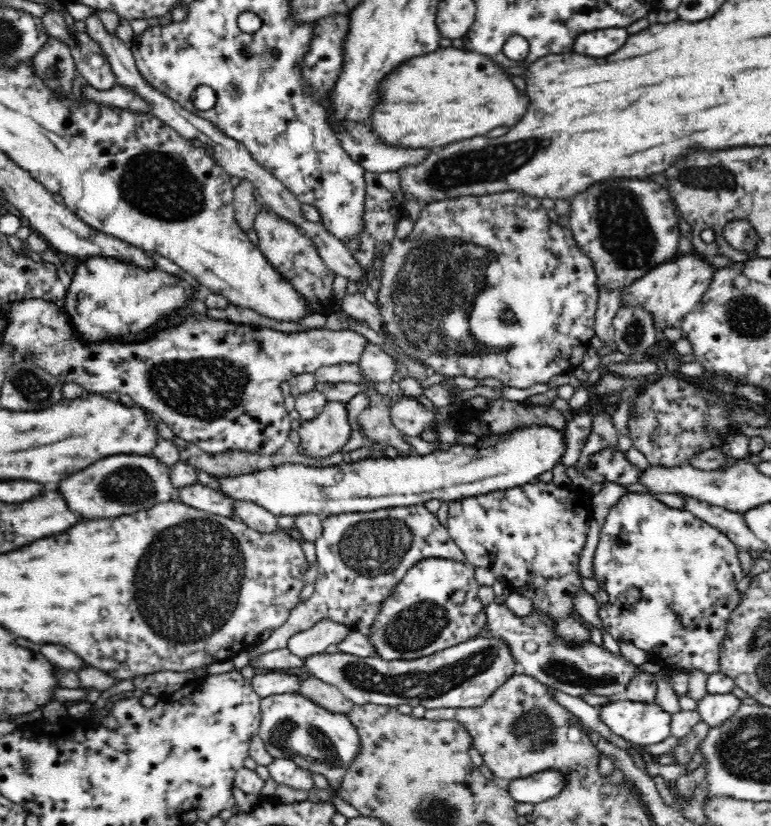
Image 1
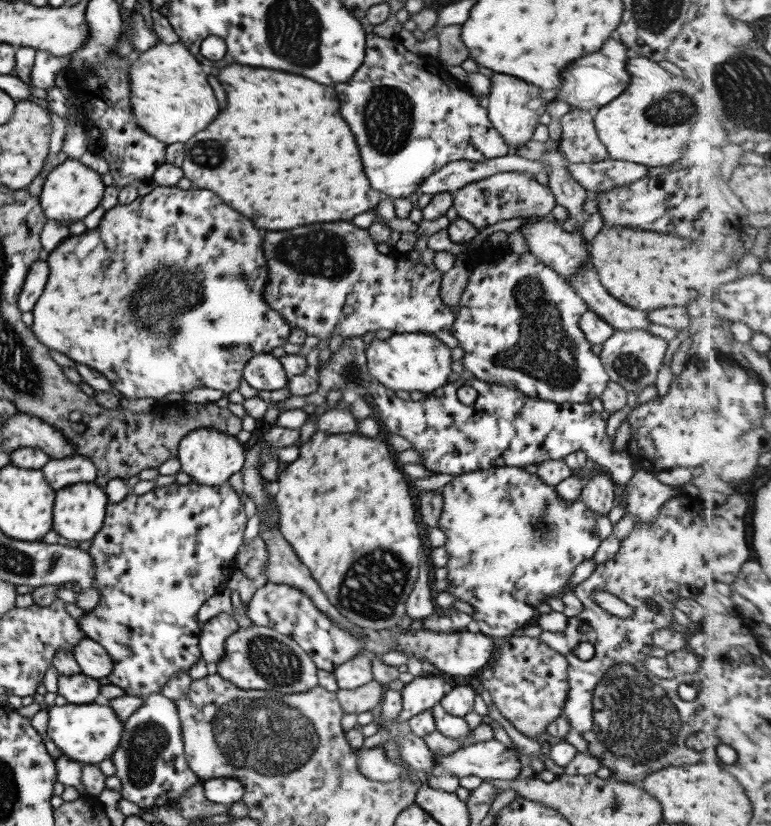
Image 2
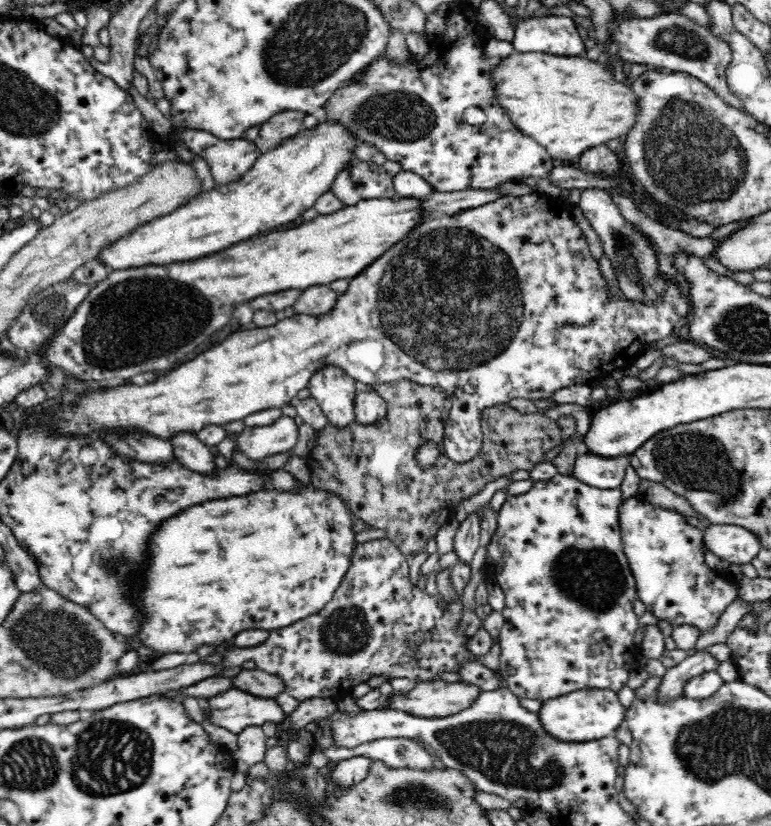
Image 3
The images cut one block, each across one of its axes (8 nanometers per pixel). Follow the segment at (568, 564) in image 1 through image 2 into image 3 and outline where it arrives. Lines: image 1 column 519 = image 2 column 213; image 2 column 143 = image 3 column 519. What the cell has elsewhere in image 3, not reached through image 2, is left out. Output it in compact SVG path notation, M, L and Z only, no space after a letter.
M558 474L548 480L533 481L530 489L523 494L508 495L497 511L497 528L489 544L486 545L484 569L489 579L501 588L504 600L506 600L504 608L500 610L505 623L499 636L501 646L499 669L503 676L504 686L507 686L516 696L545 701L582 689L612 689L617 692L622 685L626 684L630 670L640 669L639 661L642 654L640 647L634 643L634 636L638 630L638 617L632 611L637 600L637 588L623 551L619 531L618 509L624 500L621 488L594 488L574 476Z

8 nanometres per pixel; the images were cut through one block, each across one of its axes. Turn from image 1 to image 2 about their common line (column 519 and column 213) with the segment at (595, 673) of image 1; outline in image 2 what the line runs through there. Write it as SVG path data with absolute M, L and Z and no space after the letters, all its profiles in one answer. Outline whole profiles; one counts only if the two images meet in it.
M220 612L209 618L207 622L203 622L199 631L198 646L201 659L205 661L208 668L212 670L215 663L219 663L217 660L223 657L225 639L237 629L234 617L225 612Z

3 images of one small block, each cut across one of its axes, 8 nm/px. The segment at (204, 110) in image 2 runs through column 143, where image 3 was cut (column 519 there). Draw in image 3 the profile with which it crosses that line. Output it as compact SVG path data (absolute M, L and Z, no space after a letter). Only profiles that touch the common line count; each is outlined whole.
M513 51L489 70L489 83L497 105L522 134L533 138L557 163L574 163L590 147L605 144L611 138L624 138L636 122L635 96L630 83L618 83L605 71L601 61L587 57L558 56L546 53Z

